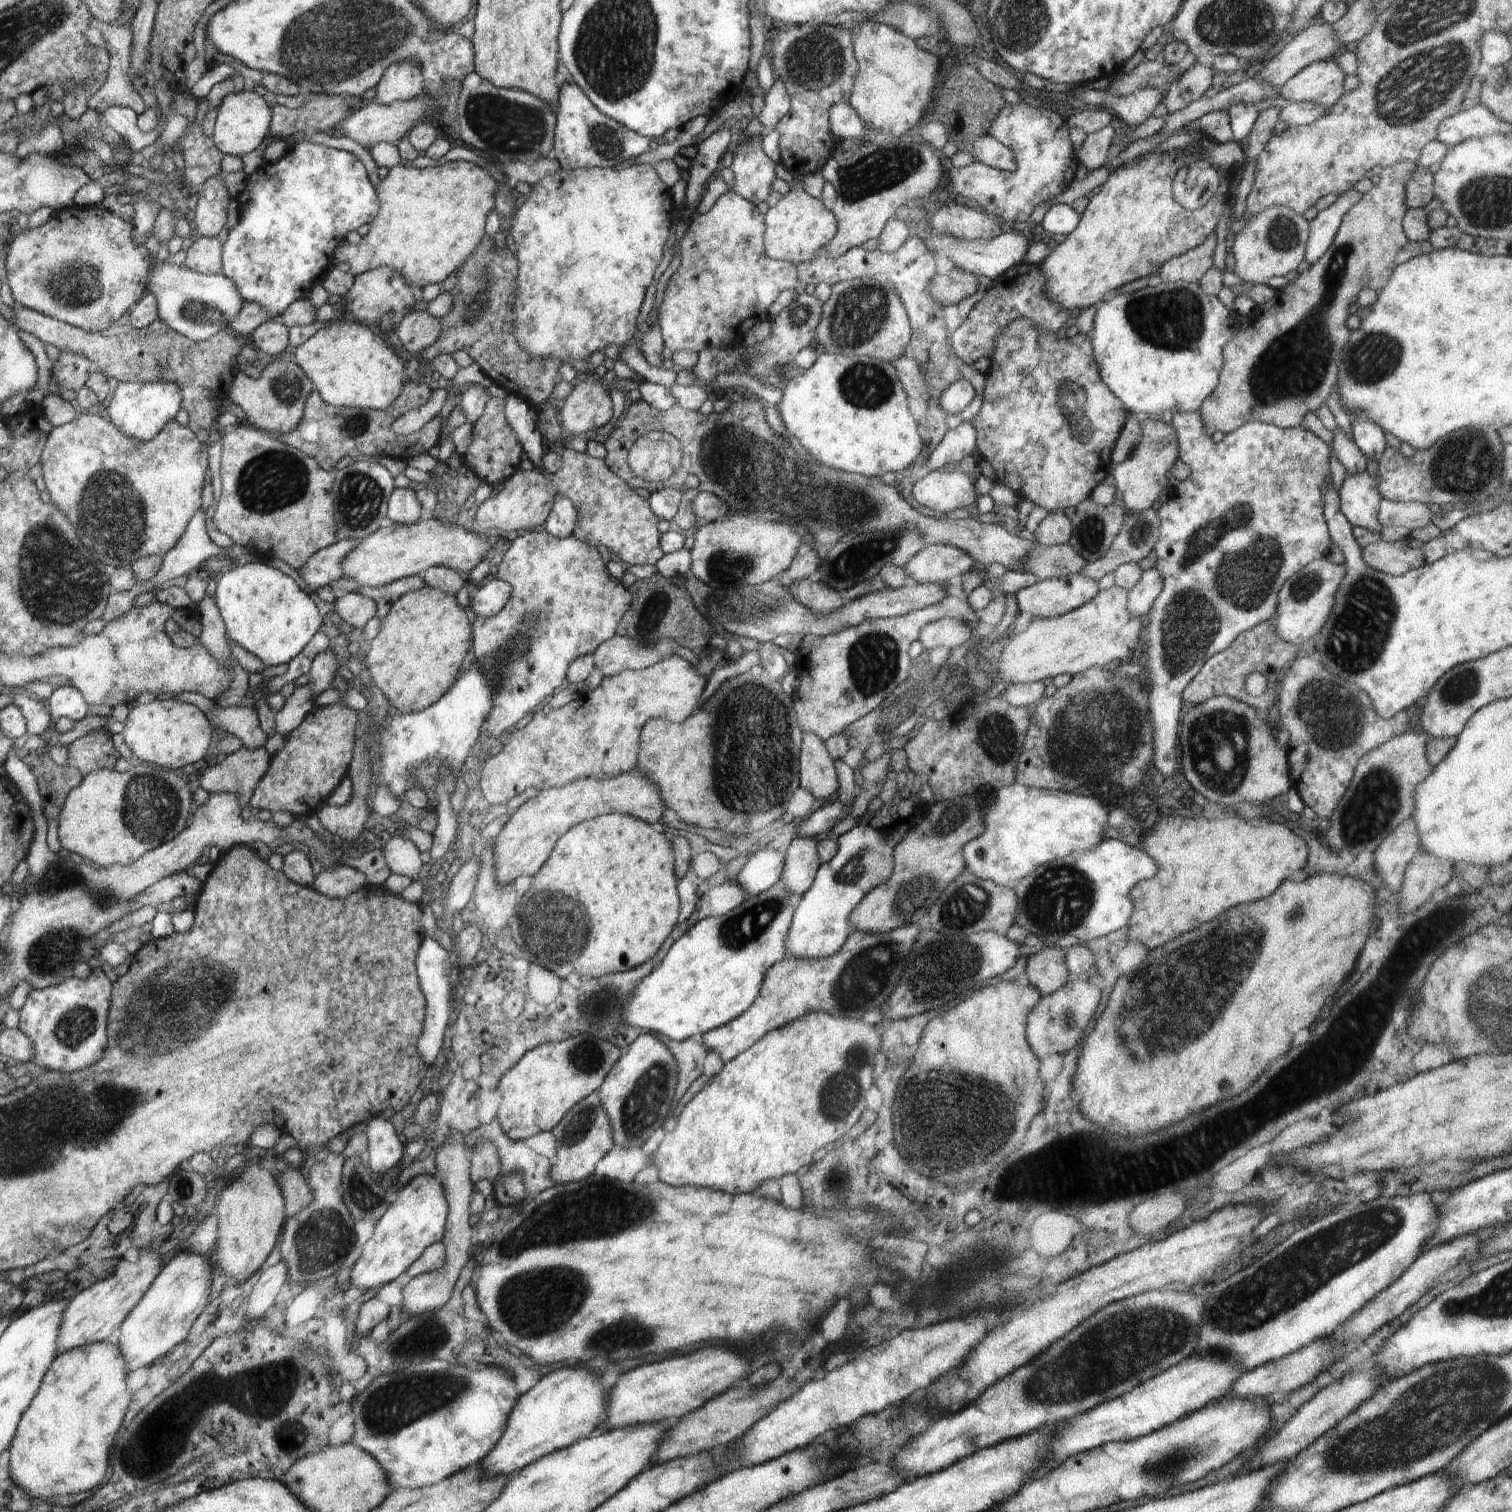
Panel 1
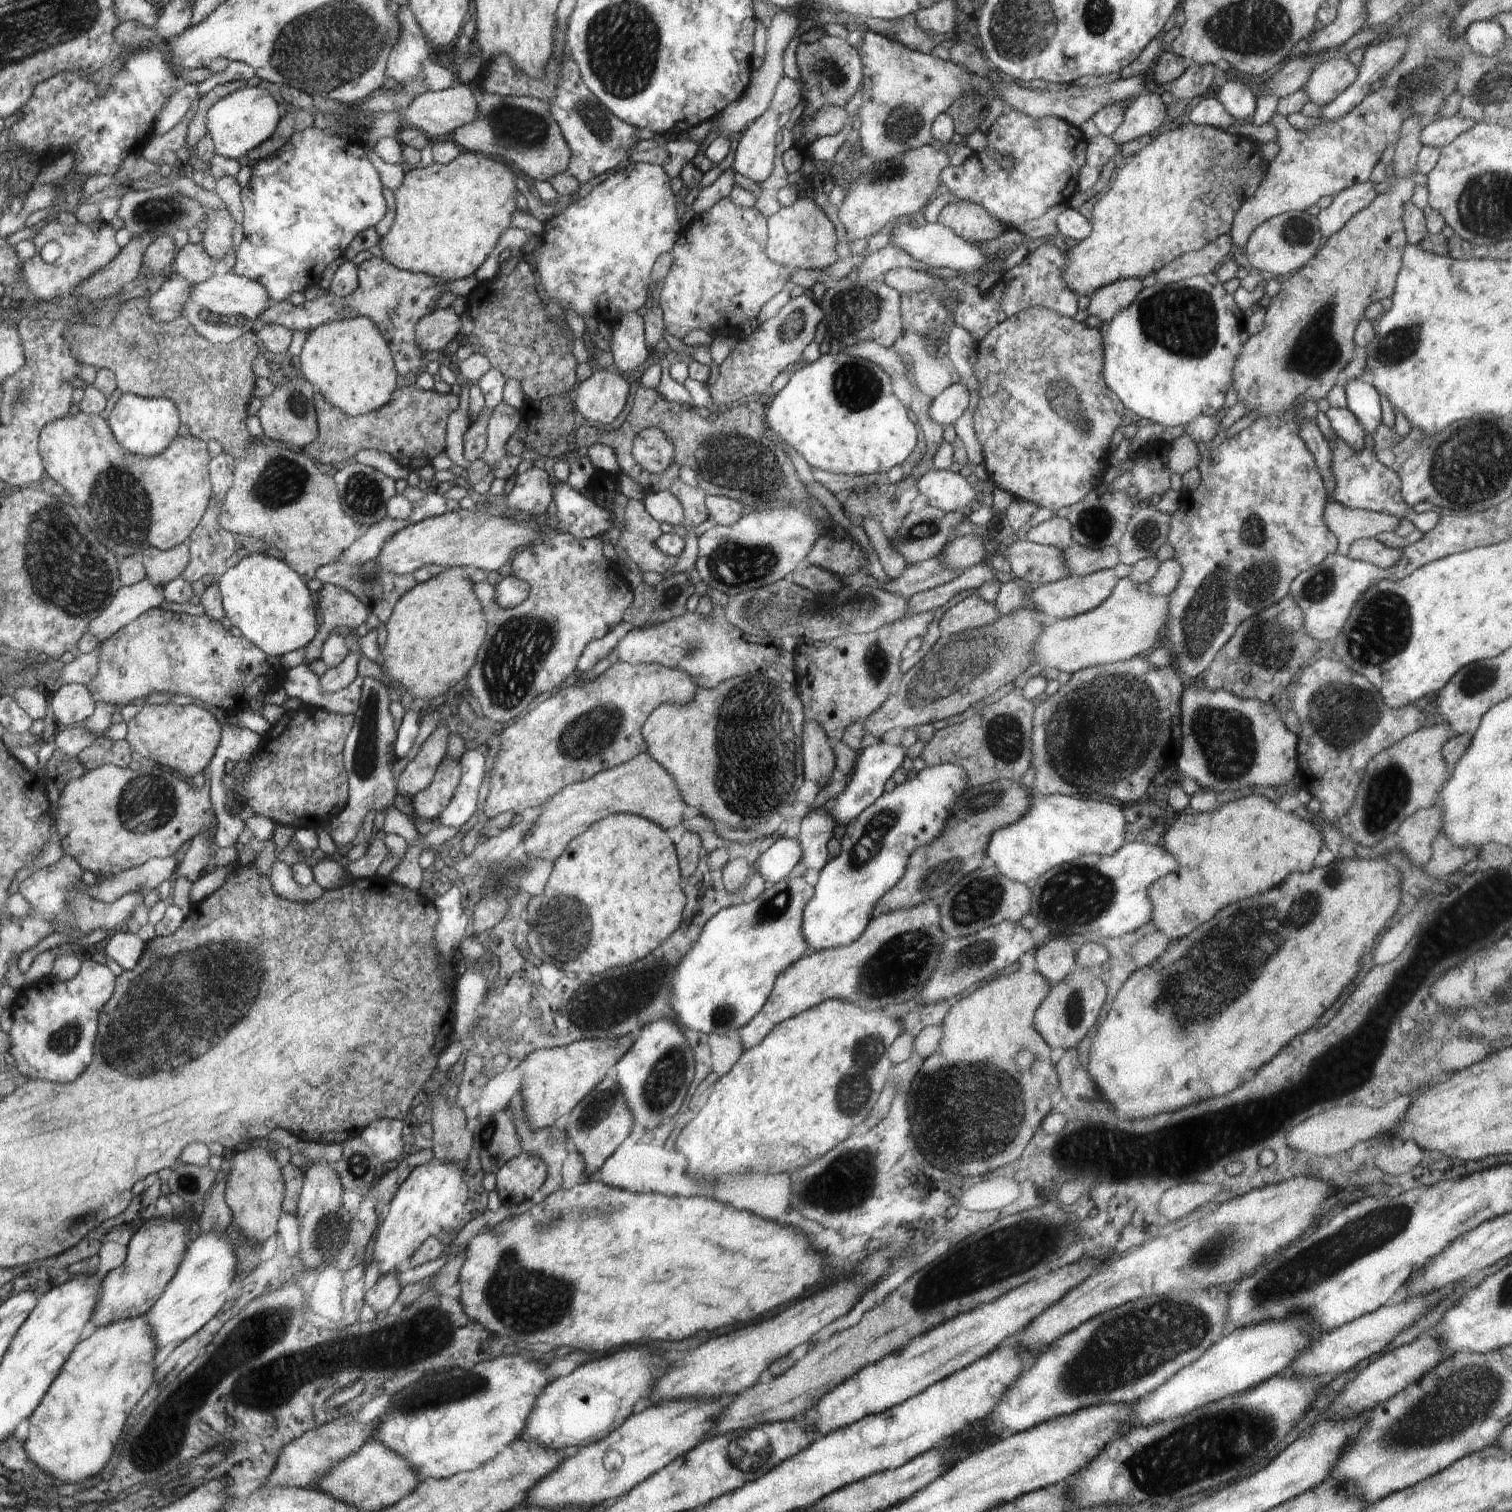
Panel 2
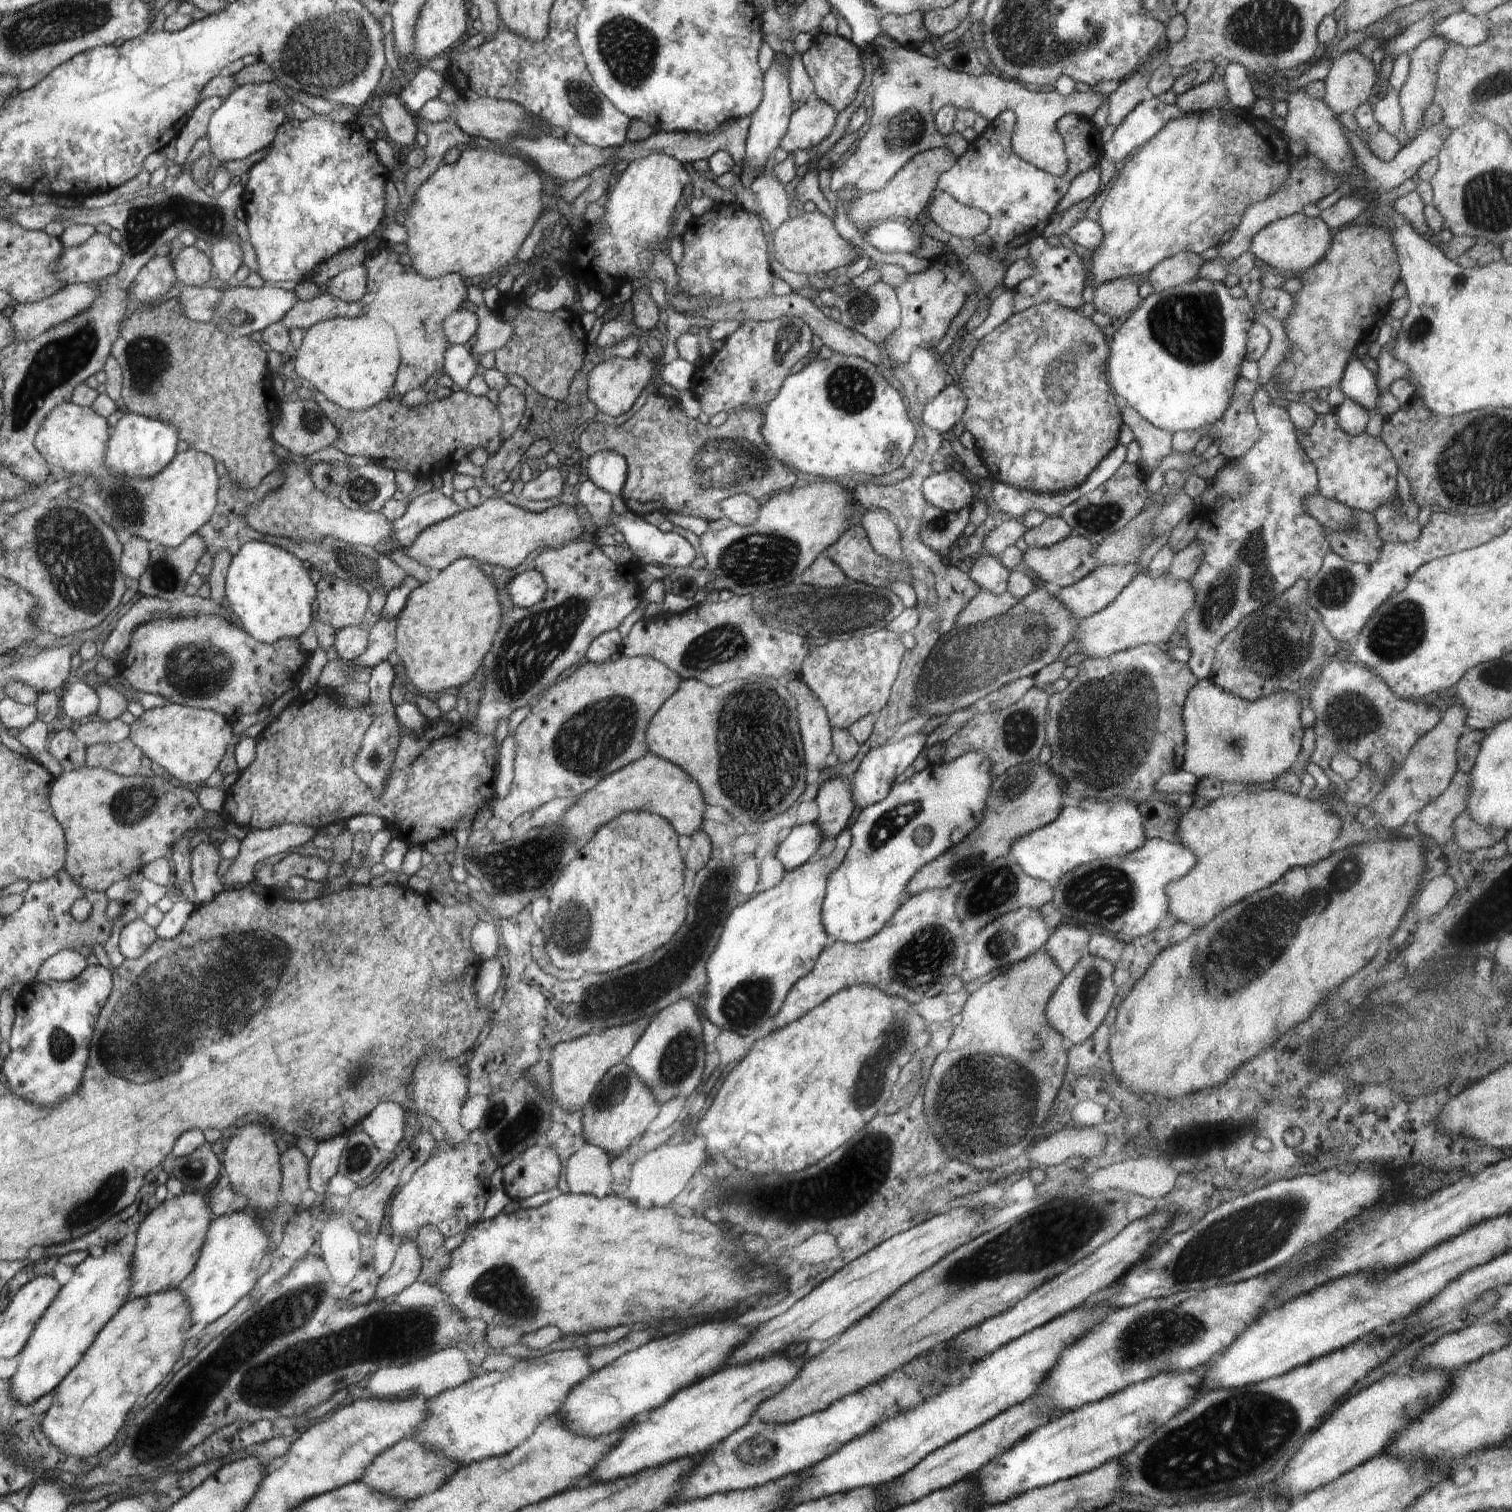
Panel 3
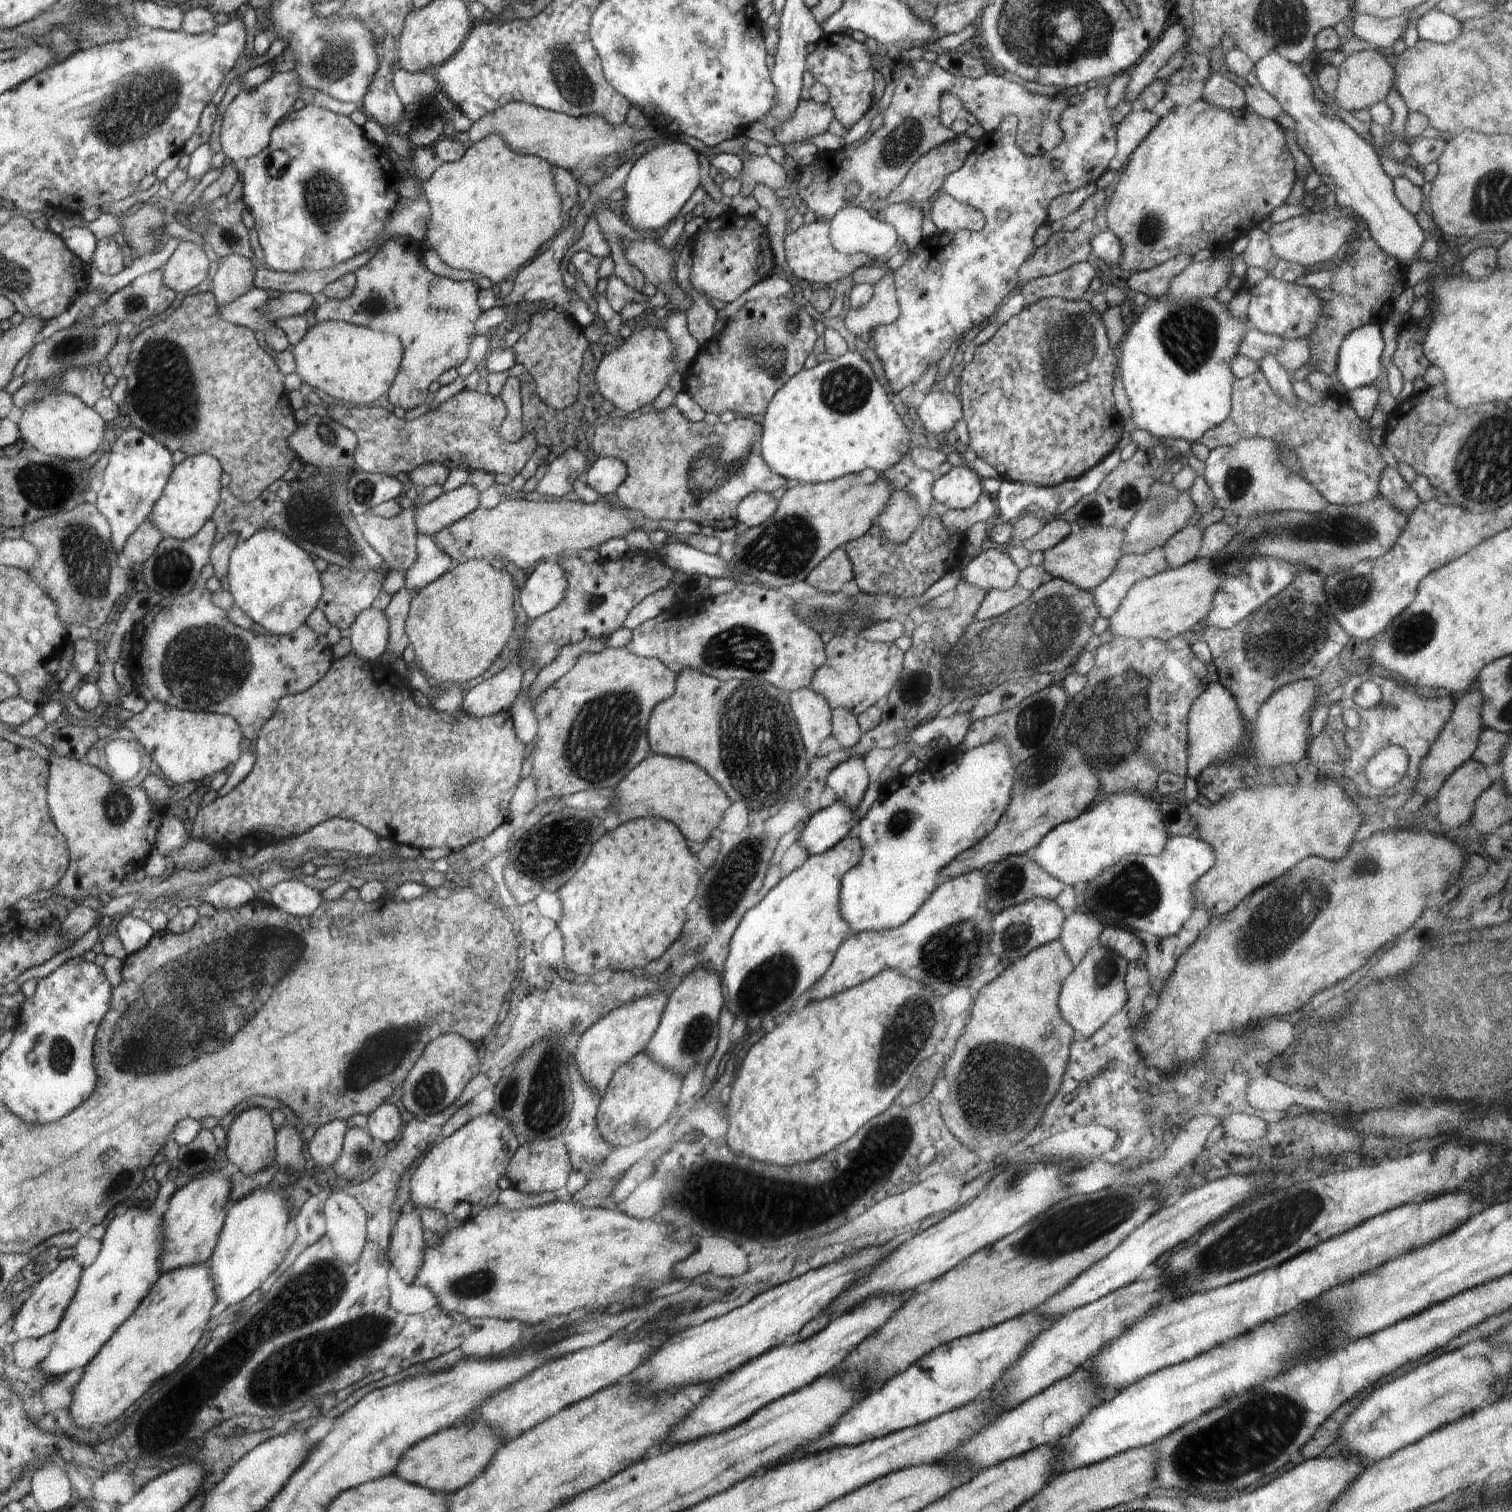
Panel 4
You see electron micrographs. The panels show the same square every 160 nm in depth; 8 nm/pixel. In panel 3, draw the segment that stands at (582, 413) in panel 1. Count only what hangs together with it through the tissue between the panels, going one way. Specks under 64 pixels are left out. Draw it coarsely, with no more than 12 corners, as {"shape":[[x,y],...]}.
{"shape":[[642,353],[604,359],[591,369],[588,396],[620,416],[654,376]]}

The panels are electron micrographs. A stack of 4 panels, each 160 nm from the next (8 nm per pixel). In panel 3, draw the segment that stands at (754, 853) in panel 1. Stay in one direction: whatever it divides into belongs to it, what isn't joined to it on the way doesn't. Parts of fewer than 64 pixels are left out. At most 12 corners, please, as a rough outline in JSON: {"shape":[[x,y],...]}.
{"shape":[[818,823],[797,824],[775,856],[791,871],[816,854],[825,834]]}

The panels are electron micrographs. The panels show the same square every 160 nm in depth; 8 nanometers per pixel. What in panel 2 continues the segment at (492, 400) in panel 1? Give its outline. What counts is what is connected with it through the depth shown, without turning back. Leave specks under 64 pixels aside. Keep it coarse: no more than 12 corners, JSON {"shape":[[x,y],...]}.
{"shape":[[502,400],[488,420],[480,459],[495,478],[509,479],[523,459],[506,450],[520,424],[518,409]]}

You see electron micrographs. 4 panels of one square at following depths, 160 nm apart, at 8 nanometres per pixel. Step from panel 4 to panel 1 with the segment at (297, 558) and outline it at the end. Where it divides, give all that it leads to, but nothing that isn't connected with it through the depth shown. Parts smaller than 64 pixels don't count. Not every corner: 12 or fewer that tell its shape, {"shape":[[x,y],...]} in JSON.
{"shape":[[262,562],[216,576],[228,639],[268,666],[322,626],[292,578]]}

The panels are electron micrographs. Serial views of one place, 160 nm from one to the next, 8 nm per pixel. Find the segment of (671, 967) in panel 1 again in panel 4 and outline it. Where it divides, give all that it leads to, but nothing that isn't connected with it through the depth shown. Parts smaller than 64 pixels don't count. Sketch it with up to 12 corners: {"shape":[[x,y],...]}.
{"shape":[[845,836],[742,917],[726,1008],[780,1021],[831,968],[849,922]]}

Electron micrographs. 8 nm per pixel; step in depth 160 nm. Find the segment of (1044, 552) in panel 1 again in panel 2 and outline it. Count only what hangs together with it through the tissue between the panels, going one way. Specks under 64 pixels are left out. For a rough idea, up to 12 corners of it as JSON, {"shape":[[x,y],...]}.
{"shape":[[1074,542],[1062,552],[1072,575],[1113,570],[1115,545],[1093,549]]}

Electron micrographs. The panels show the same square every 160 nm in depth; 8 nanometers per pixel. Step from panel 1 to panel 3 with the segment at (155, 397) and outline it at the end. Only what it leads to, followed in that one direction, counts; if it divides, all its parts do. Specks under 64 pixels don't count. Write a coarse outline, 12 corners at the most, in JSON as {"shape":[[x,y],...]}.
{"shape":[[128,411],[105,468],[154,478],[173,462],[174,425]]}

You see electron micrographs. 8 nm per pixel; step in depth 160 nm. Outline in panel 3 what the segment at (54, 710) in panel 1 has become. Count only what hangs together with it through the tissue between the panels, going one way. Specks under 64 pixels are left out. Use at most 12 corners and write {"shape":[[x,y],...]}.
{"shape":[[85,682],[60,691],[62,716],[77,723],[97,713],[99,698]]}

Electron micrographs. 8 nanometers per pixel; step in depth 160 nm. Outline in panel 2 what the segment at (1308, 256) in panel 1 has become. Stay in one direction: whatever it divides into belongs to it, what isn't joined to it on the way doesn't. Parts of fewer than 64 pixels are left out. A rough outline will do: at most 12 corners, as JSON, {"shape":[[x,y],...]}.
{"shape":[[1368,179],[1333,196],[1317,215],[1322,242],[1378,194]]}

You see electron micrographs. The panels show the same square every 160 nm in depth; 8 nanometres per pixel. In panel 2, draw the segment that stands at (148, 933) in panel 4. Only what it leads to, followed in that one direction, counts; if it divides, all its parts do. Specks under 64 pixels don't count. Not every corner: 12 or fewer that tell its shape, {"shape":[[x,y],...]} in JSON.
{"shape":[[137,934],[112,935],[105,954],[132,970],[145,944]]}

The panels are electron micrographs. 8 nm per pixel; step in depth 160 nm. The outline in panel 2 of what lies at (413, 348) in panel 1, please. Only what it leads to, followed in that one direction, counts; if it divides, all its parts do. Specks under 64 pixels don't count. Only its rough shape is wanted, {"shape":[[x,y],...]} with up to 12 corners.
{"shape":[[453,309],[422,317],[417,343],[442,351],[458,336],[461,320]]}

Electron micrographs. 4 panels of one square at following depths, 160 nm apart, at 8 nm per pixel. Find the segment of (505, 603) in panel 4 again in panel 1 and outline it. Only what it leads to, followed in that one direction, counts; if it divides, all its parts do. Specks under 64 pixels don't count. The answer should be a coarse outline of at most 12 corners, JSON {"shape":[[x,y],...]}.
{"shape":[[450,593],[403,594],[364,656],[417,713],[454,686],[473,628]]}

